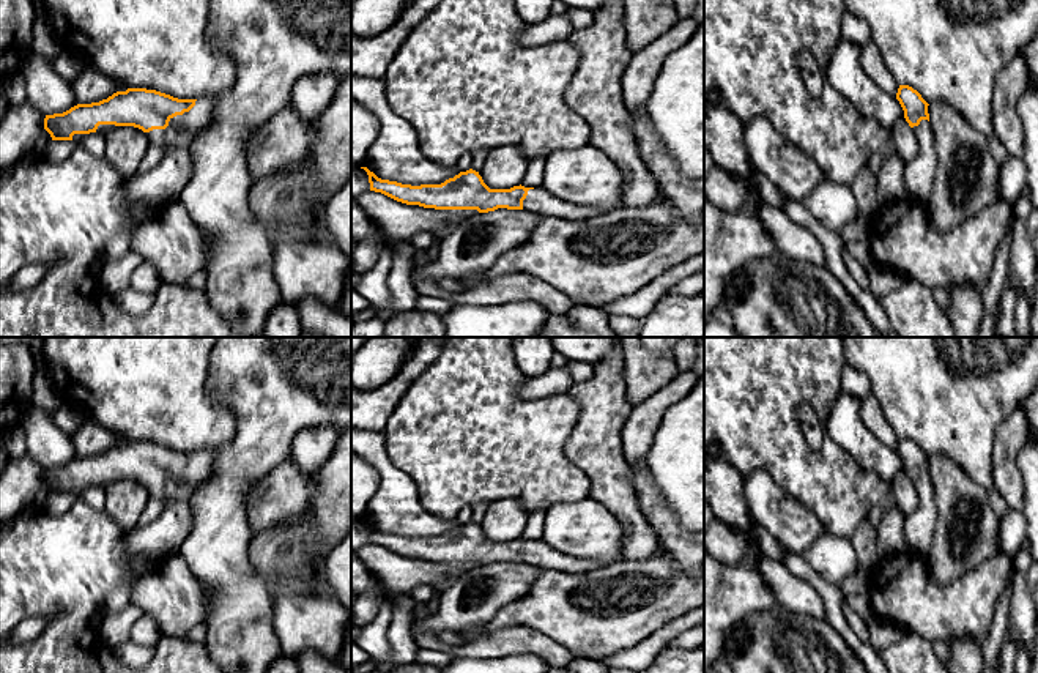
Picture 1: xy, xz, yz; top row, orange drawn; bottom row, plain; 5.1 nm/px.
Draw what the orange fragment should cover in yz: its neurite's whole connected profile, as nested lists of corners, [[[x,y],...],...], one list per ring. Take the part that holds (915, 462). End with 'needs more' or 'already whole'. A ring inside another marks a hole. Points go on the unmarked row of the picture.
[[[899,438],[896,452],[904,471],[918,493],[918,508],[904,520],[907,550],[926,556],[934,539],[937,509],[932,481],[929,476],[928,455],[909,438]]] | needs more

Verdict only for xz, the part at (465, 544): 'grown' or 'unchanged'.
grown

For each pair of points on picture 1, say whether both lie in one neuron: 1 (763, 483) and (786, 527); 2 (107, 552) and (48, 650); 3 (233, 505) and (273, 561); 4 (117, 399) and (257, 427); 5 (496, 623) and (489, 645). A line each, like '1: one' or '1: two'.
1: one
2: one
3: two
4: two
5: two

